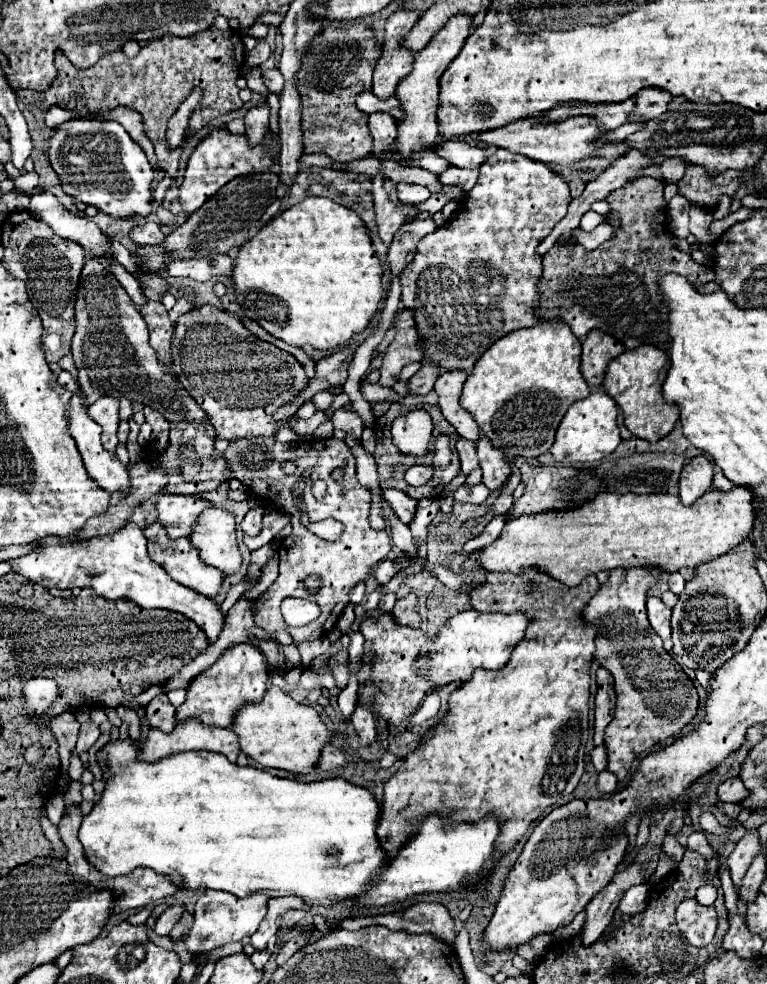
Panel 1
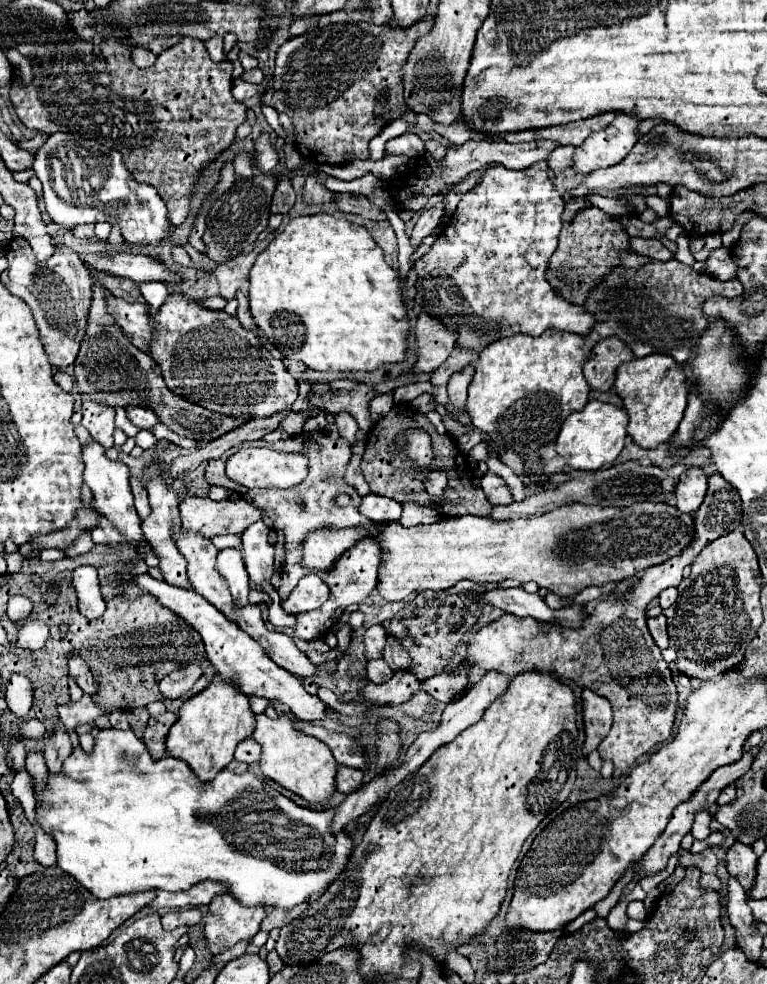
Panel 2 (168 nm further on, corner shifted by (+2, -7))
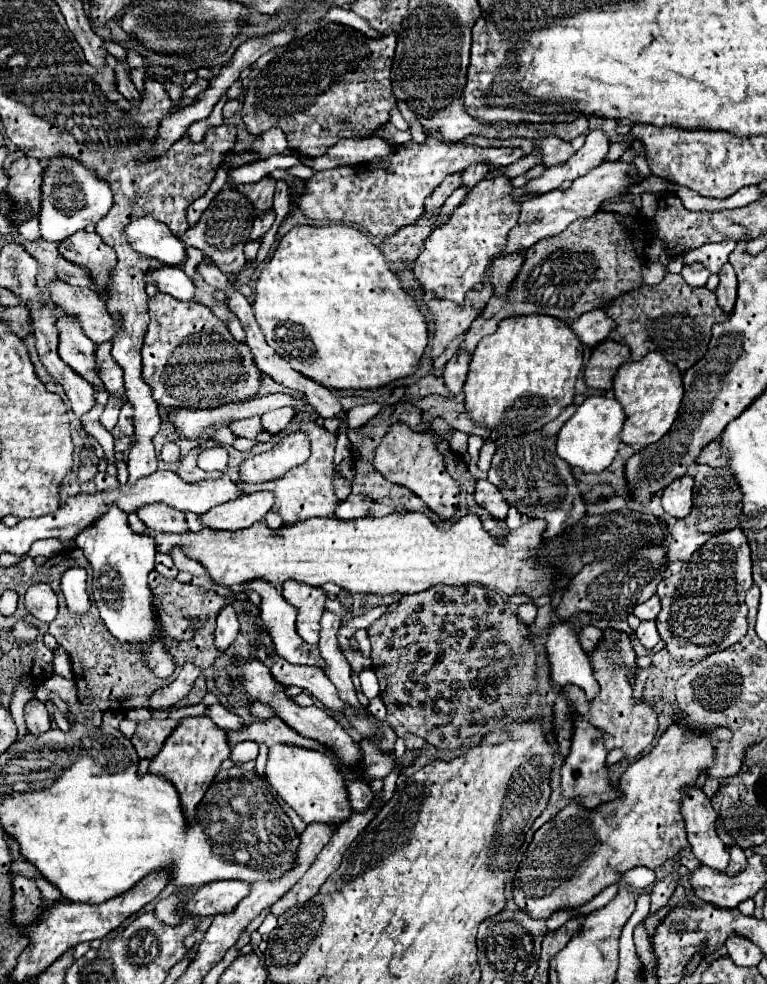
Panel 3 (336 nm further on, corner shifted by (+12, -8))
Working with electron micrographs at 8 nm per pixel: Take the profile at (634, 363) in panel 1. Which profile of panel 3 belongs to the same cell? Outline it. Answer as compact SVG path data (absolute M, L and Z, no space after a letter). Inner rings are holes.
M650 352L638 362L626 362L614 376L614 398L626 412L620 438L630 446L648 446L658 442L672 426L682 402L682 372L664 360L660 352Z

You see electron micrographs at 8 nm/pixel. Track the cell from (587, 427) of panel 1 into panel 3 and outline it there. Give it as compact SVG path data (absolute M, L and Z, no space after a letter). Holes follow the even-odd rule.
M590 396L586 398L574 412L574 416L560 428L558 436L556 436L556 454L566 460L572 468L580 468L582 472L602 472L604 468L608 468L618 452L620 446L620 428L624 424L626 416L622 406L612 398L612 396Z

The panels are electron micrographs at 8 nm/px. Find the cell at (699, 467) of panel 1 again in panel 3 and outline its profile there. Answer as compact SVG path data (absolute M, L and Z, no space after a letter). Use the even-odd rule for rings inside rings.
M686 474L682 478L676 478L668 488L664 488L662 492L664 512L674 518L688 516L692 508L692 486L694 486L694 480L692 476Z

